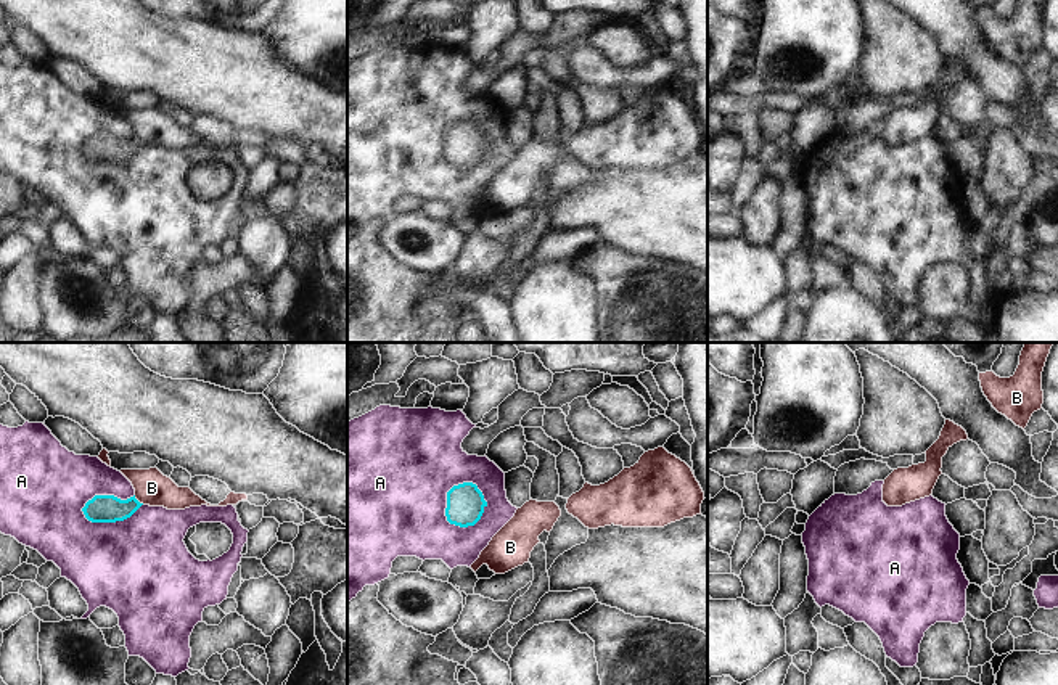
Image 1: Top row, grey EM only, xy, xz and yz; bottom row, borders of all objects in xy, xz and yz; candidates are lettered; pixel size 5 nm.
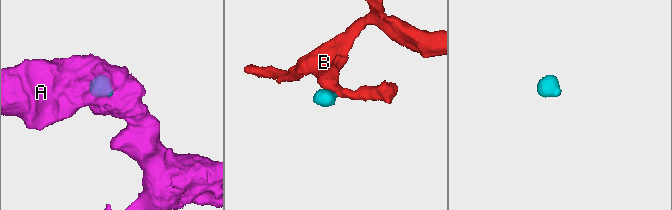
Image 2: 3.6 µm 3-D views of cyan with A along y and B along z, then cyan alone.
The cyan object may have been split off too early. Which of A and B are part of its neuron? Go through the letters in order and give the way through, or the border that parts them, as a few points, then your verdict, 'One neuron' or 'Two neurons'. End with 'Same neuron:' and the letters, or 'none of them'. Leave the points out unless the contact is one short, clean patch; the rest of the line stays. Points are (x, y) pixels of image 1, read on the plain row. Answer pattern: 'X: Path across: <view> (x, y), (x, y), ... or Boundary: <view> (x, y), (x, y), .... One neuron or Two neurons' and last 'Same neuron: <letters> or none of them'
A: Two neurons
B: Path across: xy (102, 148), (126, 148), (137, 140), (151, 127). One neuron
Same neuron: B

